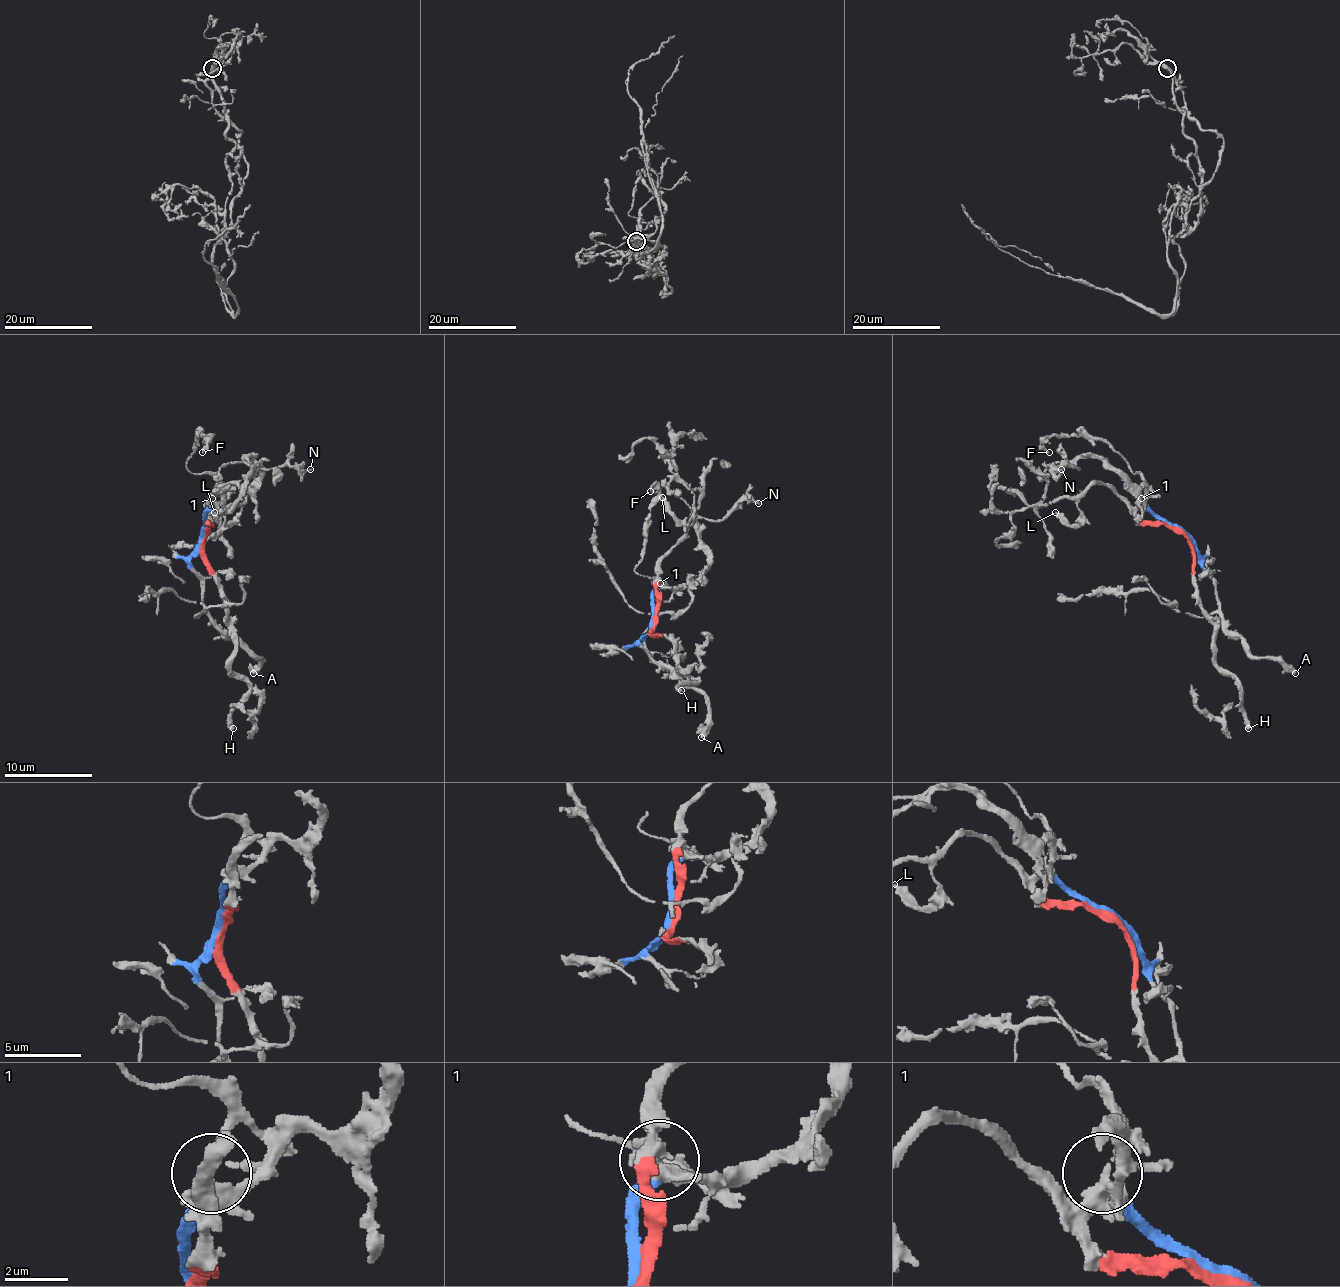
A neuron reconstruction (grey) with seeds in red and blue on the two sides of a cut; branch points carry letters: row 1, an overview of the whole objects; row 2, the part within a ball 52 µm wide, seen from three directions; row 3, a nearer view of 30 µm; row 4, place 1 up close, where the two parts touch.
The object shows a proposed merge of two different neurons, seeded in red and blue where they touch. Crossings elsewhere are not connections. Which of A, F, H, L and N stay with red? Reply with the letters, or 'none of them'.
F, H, L

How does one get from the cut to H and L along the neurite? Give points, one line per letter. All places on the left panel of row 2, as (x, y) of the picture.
H: (205, 533), (205, 566), (231, 628), (231, 670), (249, 687), (249, 696), (231, 714), (234, 729)
L: (205, 533), (209, 524), (209, 500), (225, 485), (234, 483), (242, 505), (236, 516), (223, 524), (214, 511)

